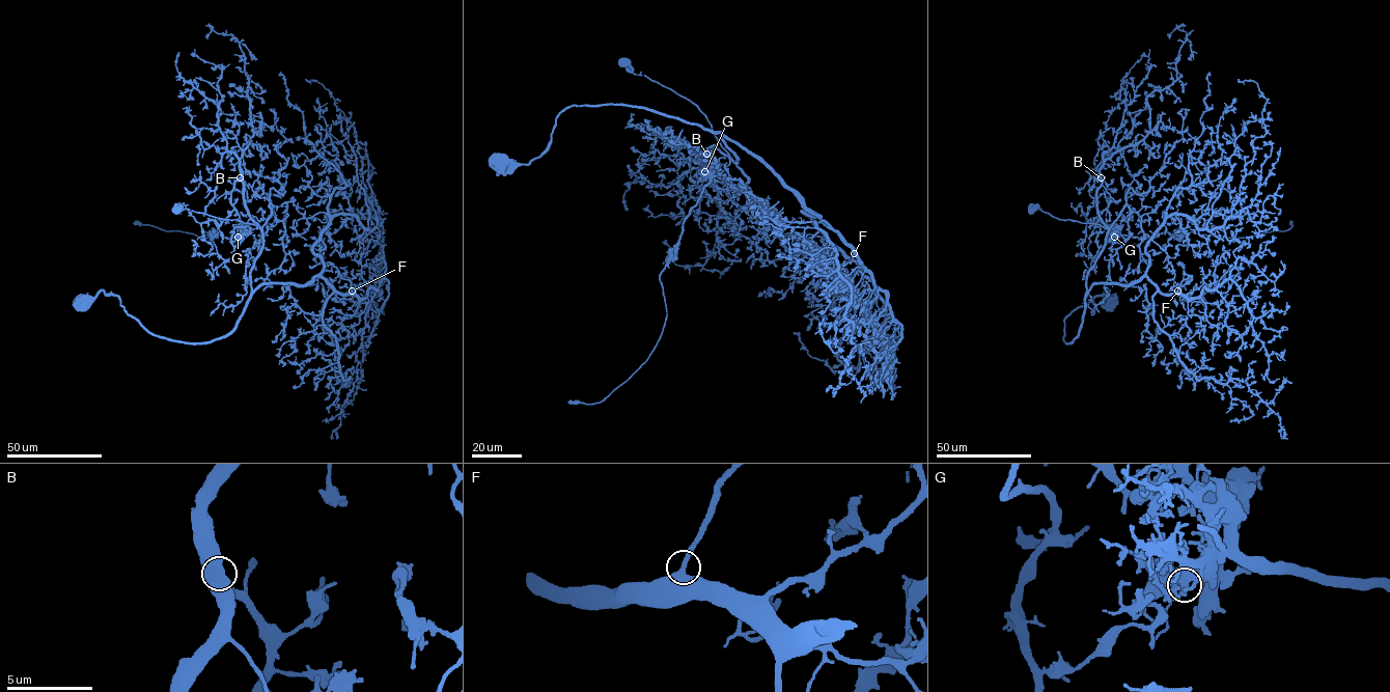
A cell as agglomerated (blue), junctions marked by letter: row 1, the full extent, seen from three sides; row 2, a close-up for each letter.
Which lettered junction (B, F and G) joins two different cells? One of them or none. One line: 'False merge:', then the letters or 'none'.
False merge: G

